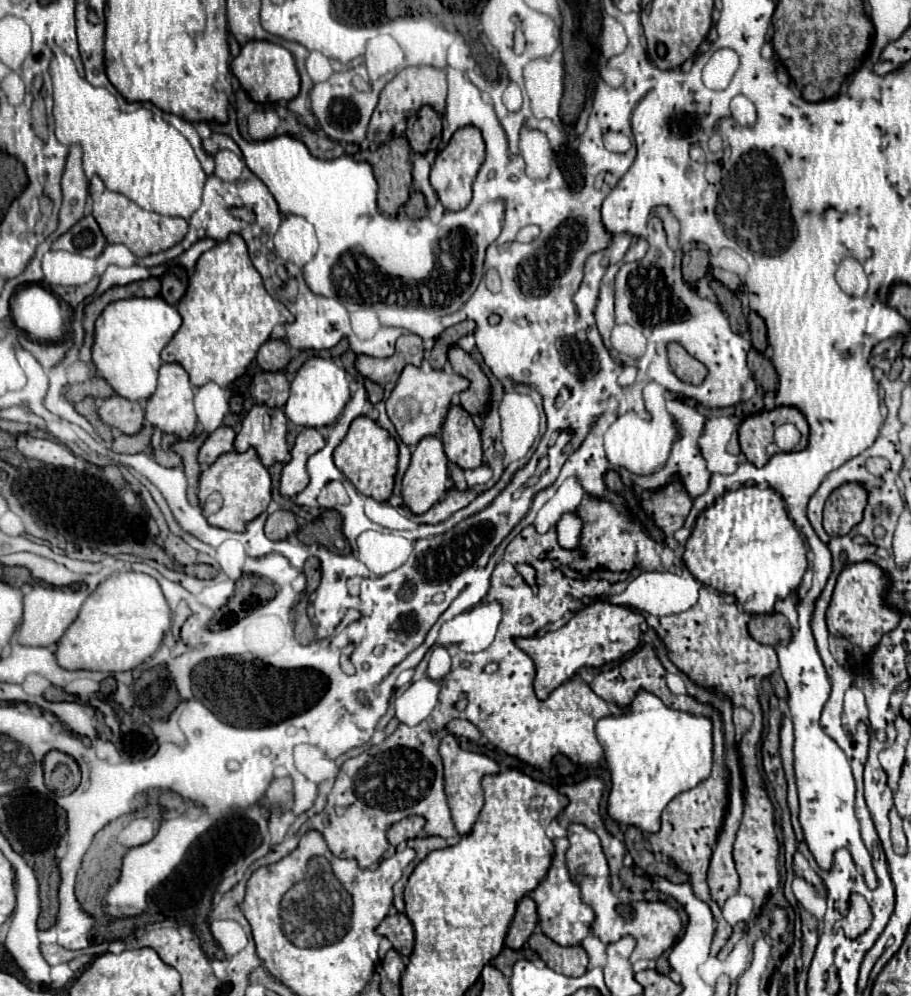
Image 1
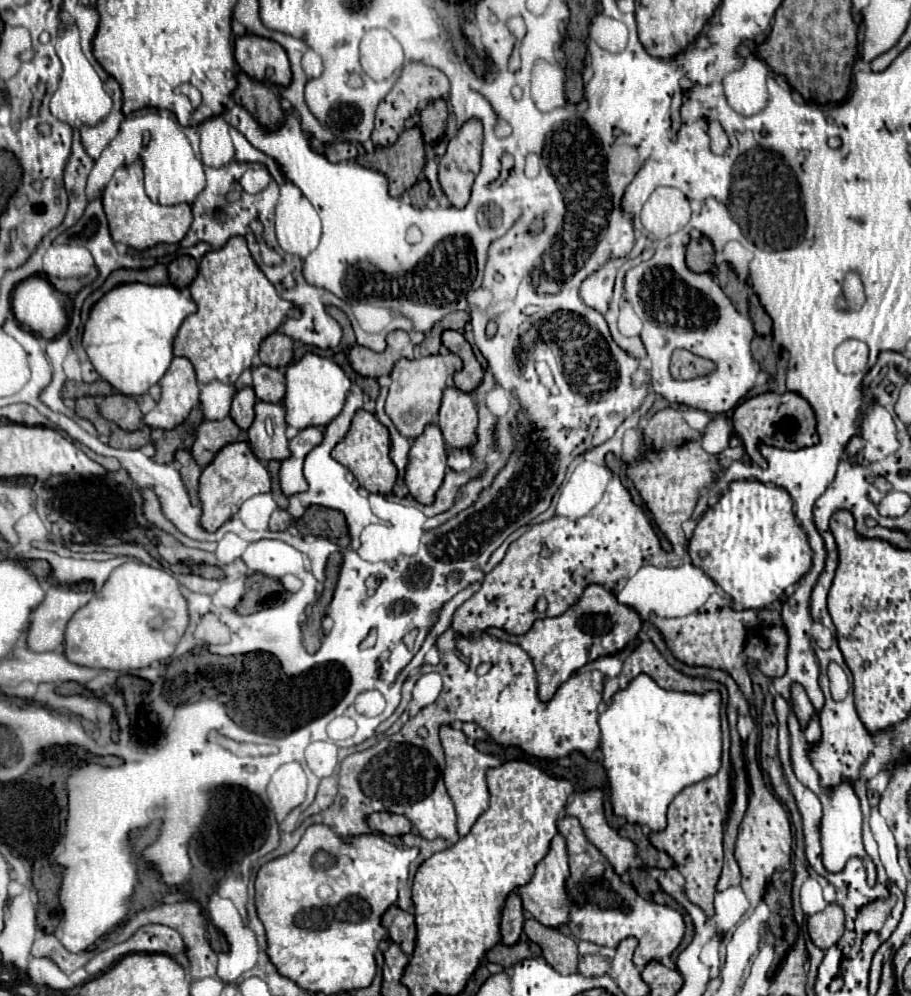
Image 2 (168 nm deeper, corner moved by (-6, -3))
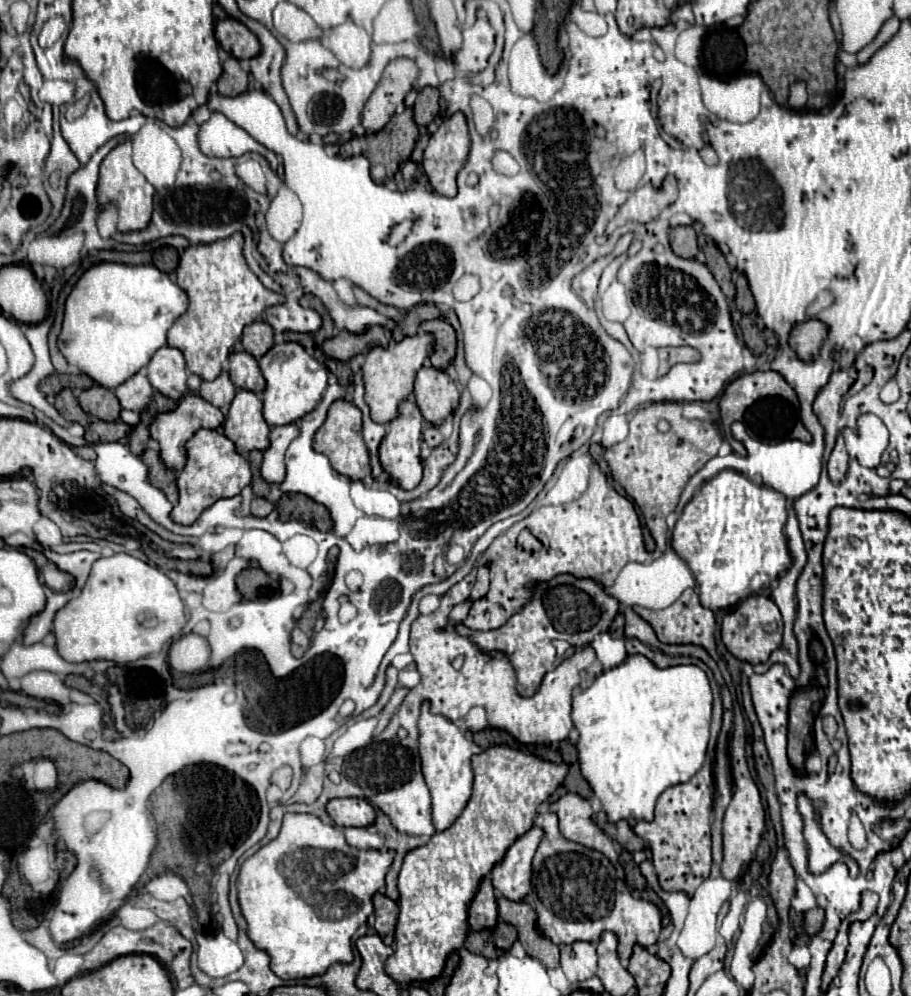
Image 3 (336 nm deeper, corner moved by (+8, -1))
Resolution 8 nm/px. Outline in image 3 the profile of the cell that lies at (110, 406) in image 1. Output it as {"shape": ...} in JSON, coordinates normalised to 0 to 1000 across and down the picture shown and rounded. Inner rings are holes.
{"shape":[[[100,388],[91,392],[87,396],[87,406],[95,416],[109,422],[117,422],[117,424],[128,422],[131,412],[133,412],[128,398],[120,390],[113,390],[113,388]]]}

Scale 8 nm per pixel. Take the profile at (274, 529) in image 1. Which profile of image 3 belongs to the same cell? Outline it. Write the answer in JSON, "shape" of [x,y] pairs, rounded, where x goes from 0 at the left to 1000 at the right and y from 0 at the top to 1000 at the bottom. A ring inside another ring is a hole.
{"shape":[[[278,500],[276,516],[278,518],[293,518],[300,512],[300,506],[293,500]]]}

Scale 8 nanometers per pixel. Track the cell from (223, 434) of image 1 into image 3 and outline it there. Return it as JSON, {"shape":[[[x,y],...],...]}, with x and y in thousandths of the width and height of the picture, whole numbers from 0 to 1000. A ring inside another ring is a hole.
{"shape":[[[203,396],[199,398],[196,406],[192,412],[188,414],[177,414],[170,418],[170,422],[164,426],[164,436],[166,440],[175,446],[175,454],[177,454],[177,462],[181,462],[181,466],[186,466],[186,470],[190,470],[190,474],[199,474],[203,468],[203,452],[201,446],[218,432],[218,430],[232,430],[232,432],[240,432],[245,426],[247,418],[243,416],[240,410],[236,410],[234,406],[229,406],[227,402],[223,402],[216,396]]]}

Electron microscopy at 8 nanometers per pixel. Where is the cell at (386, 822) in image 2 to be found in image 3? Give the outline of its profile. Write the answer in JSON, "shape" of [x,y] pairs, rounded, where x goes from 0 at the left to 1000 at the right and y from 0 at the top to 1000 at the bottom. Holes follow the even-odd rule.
{"shape":[[[366,801],[359,805],[359,817],[370,829],[407,829],[412,823],[412,811],[405,803],[396,801]]]}

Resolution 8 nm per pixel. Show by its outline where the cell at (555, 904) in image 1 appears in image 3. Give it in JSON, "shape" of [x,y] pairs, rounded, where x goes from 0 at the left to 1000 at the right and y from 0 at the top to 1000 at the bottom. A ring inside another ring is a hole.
{"shape":[[[585,829],[576,839],[570,839],[554,855],[552,863],[539,873],[543,894],[559,902],[572,904],[583,896],[583,863],[594,845],[594,831]]]}

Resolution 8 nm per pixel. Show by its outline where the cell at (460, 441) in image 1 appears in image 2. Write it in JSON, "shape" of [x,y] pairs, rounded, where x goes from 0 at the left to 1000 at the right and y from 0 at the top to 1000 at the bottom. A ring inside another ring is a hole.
{"shape":[[[493,388],[486,394],[482,428],[493,450],[517,452],[524,444],[524,408],[517,396]]]}

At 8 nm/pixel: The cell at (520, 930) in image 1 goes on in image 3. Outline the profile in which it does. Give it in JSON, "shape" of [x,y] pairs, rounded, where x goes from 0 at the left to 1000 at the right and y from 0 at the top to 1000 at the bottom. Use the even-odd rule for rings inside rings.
{"shape":[[[535,878],[528,884],[526,894],[524,894],[521,902],[515,908],[513,928],[519,934],[530,934],[530,932],[541,932],[543,926],[546,926],[546,902],[541,898],[539,880]]]}

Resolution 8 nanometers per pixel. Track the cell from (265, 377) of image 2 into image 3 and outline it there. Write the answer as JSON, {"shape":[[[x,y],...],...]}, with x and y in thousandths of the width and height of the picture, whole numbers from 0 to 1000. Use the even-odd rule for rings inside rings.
{"shape":[[[256,351],[251,355],[251,380],[258,386],[258,390],[269,390],[280,396],[286,396],[291,392],[291,382],[286,378],[284,365],[273,353]]]}

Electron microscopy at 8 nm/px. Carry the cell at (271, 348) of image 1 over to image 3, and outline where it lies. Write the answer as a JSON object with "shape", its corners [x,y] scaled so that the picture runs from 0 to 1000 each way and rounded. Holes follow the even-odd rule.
{"shape":[[[286,321],[271,325],[267,331],[265,345],[269,353],[273,353],[280,359],[286,359],[300,347],[300,331],[295,329],[293,323],[286,323]]]}

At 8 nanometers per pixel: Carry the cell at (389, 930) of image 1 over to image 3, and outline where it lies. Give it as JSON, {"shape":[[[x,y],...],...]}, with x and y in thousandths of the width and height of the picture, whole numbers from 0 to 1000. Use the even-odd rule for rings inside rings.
{"shape":[[[416,896],[414,900],[409,900],[409,910],[412,910],[412,934],[418,940],[418,944],[429,950],[434,946],[434,926],[436,926],[438,910],[434,904]]]}

